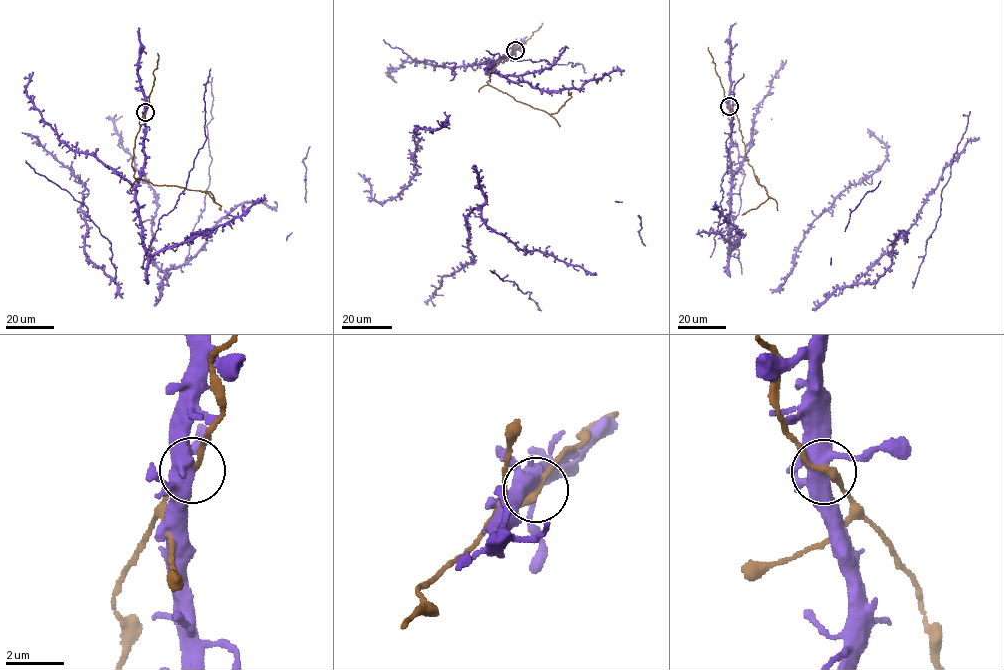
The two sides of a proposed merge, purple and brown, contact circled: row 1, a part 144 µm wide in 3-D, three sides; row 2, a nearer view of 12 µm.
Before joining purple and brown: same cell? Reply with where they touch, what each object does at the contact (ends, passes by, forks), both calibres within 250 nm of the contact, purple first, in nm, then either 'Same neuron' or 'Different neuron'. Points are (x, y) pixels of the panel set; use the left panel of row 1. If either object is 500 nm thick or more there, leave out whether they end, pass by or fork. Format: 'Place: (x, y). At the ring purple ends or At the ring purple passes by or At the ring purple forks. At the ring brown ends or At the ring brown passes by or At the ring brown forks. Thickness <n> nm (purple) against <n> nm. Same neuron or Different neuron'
Place: (145, 112). At the ring purple forks. At the ring brown passes by. Thickness 460 nm (purple) against 220 nm. Different neuron

